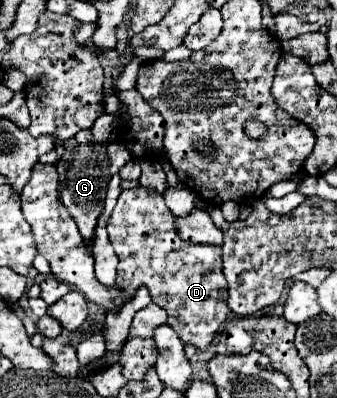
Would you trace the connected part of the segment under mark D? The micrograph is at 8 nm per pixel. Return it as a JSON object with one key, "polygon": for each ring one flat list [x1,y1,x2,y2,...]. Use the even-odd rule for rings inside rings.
{"polygon":[[144,186,132,188,132,190,122,190,118,196,118,202,106,222,108,238,110,244,114,246,116,256,120,258,118,262,118,278,116,284,120,290,124,290,126,298,134,298,140,286,146,286,150,292,150,298,154,304,164,308,168,312,168,324,172,330,176,330,178,338,184,344,194,344,198,350,206,350,214,336,220,332,220,326,232,316,226,298,228,298,228,288,226,288,226,278,222,274,222,248,220,246,204,246,204,244,190,244,184,242,178,236,178,230,174,226,174,214,166,208,164,198]]}

